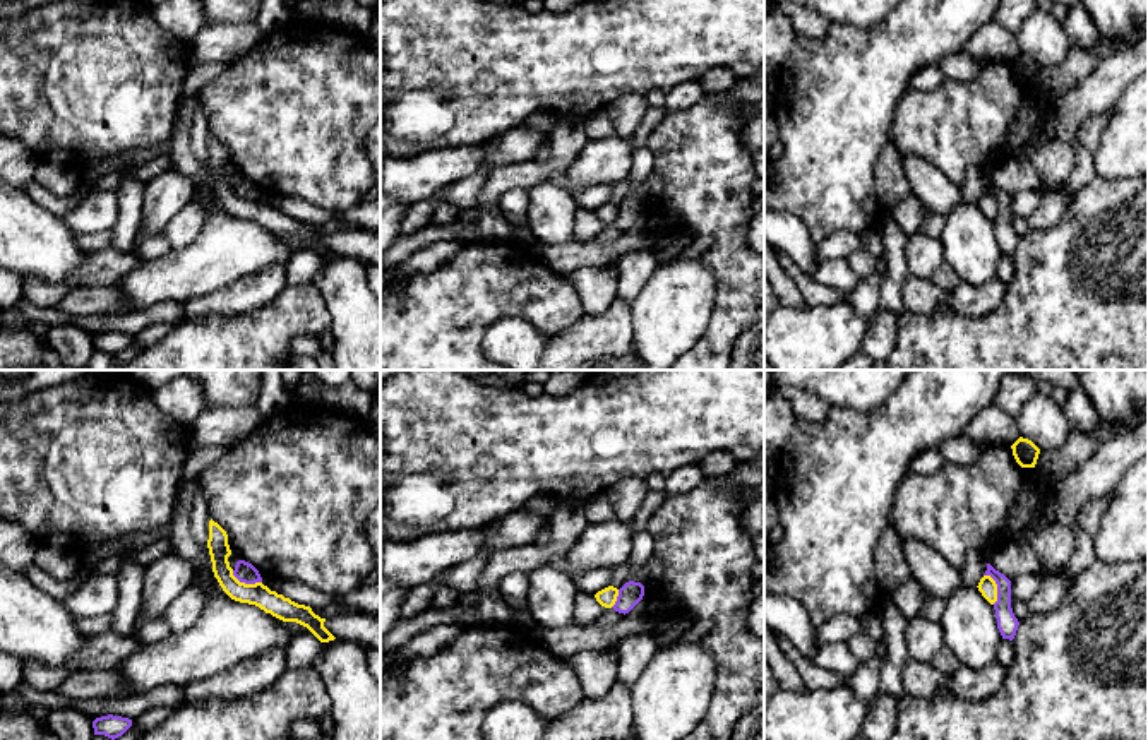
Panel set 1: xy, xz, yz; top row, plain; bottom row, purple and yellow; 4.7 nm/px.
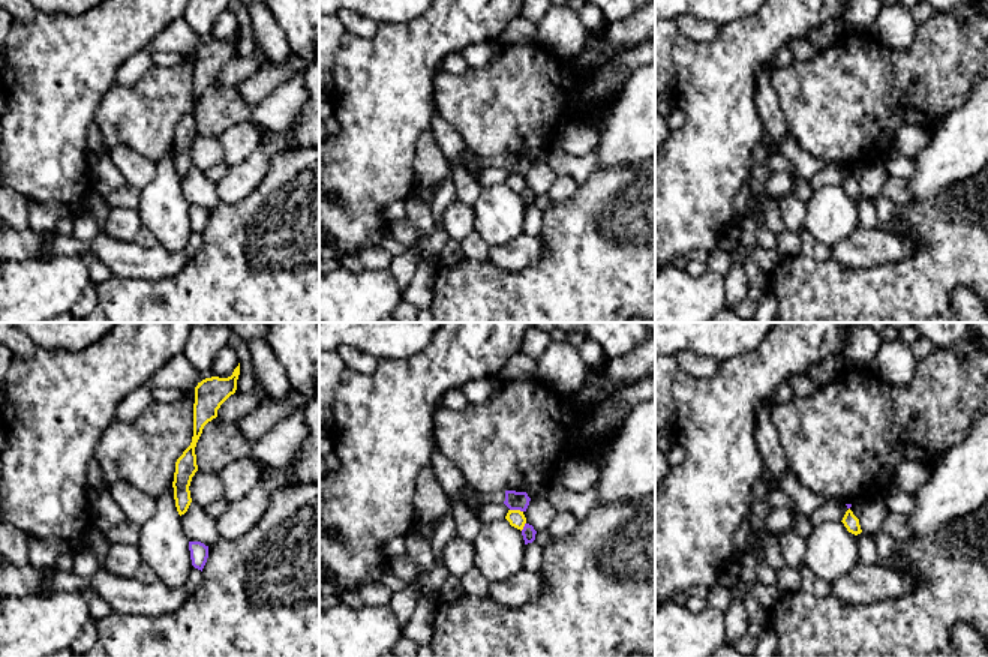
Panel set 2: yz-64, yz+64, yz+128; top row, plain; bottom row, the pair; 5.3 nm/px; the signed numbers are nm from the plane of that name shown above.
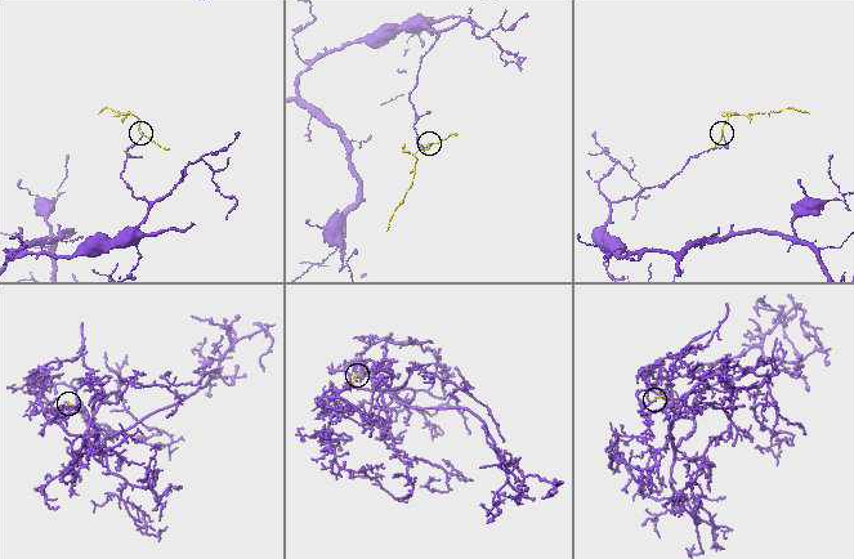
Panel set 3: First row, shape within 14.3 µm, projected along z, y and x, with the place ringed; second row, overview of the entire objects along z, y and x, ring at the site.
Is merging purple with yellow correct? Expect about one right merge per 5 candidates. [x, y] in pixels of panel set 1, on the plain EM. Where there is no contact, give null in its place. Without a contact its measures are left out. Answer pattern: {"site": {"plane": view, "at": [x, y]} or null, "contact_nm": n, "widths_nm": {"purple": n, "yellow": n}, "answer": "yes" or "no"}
{"site": {"plane": "yz", "at": [998, 204]}, "contact_nm": 150, "widths_nm": {"purple": 100, "yellow": 90}, "answer": "no"}

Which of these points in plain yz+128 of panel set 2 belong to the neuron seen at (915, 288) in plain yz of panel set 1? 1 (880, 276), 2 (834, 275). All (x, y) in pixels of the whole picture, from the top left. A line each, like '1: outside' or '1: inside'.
1: outside
2: outside

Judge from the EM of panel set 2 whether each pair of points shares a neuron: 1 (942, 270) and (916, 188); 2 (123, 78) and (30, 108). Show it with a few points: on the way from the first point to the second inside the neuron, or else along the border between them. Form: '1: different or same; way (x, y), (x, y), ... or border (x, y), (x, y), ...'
1: different; border (952, 185), (924, 201), (906, 204)
2: different; border (137, 53), (119, 68), (114, 81)

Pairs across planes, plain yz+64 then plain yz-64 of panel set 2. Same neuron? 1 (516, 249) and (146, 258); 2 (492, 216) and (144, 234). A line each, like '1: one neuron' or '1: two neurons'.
1: one neuron
2: two neurons

